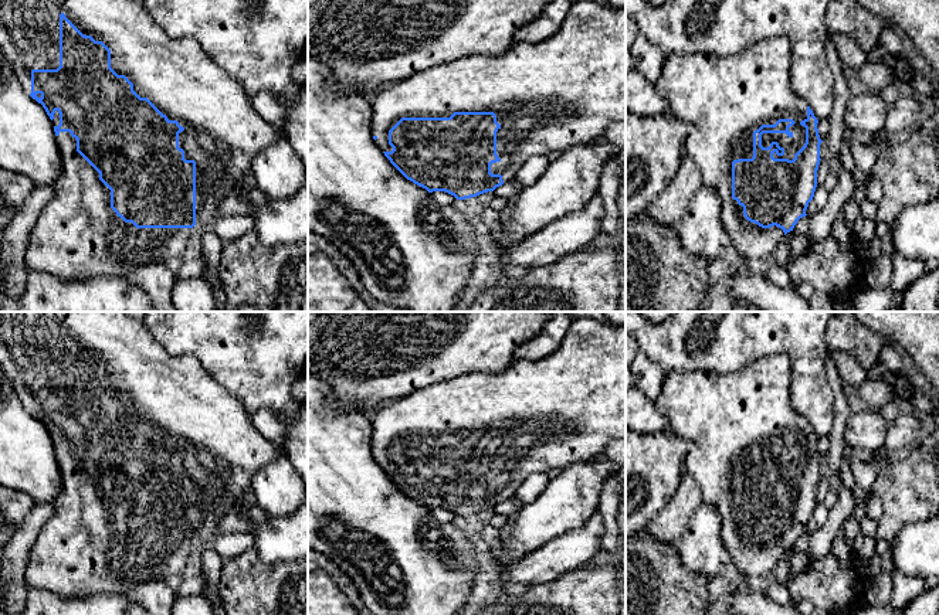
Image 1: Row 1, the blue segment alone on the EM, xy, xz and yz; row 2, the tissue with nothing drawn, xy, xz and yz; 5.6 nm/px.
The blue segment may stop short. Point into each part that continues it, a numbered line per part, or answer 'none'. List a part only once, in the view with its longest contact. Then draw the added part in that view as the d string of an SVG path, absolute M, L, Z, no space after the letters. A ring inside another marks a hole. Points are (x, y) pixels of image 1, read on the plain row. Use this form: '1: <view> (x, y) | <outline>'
1: xy (77, 553) | M0 312L0 368L11 381L17 397L20 398L23 407L31 411L31 388L33 387L57 387L60 384L60 332L64 330L65 334L84 351L91 353L95 359L102 359L111 367L111 385L118 393L125 393L132 401L133 408L140 415L148 415L169 438L177 438L180 444L184 445L179 451L179 465L184 468L186 478L196 479L196 543L193 546L136 546L132 540L125 540L116 530L111 526L111 507L99 497L99 490L77 469L77 456L71 453L70 449L60 449L57 462L61 470L62 489L52 499L54 514L40 530L35 543L31 548L30 558L24 571L24 581L28 588L41 589L52 592L58 597L91 597L102 594L122 594L130 588L153 581L166 580L170 575L182 575L187 560L193 551L197 548L204 548L211 546L216 537L220 534L218 524L226 513L231 509L238 507L243 493L251 489L252 475L270 462L277 461L285 448L274 444L272 441L264 438L252 425L251 415L245 411L241 401L233 394L227 393L220 384L217 384L210 374L203 368L201 363L189 354L172 356L167 350L152 336L148 327L140 320L132 319L128 312Z

